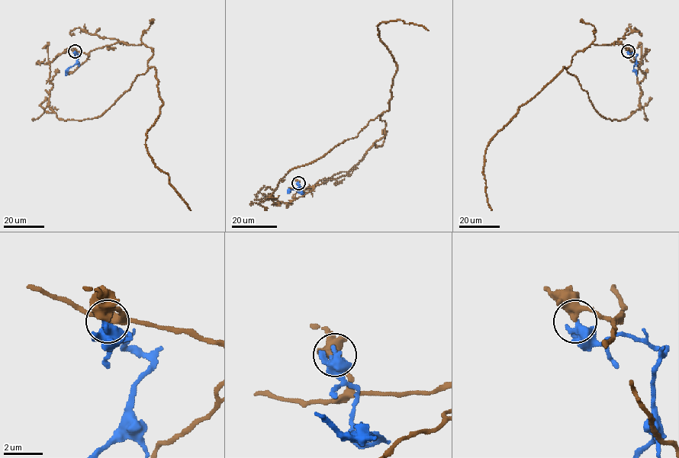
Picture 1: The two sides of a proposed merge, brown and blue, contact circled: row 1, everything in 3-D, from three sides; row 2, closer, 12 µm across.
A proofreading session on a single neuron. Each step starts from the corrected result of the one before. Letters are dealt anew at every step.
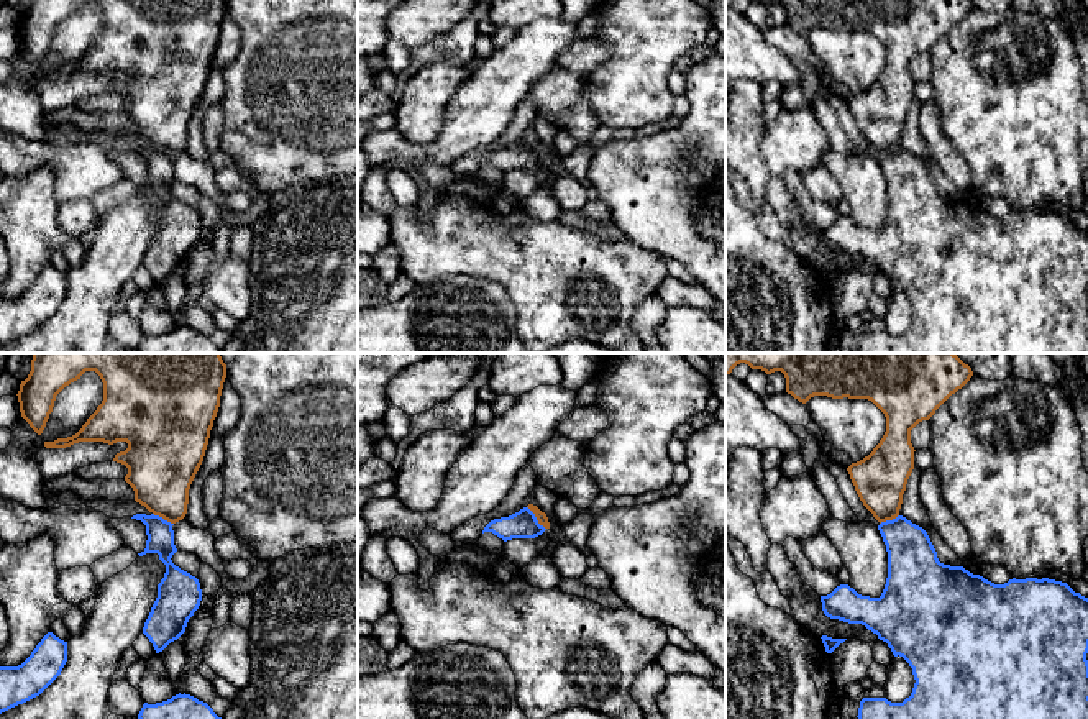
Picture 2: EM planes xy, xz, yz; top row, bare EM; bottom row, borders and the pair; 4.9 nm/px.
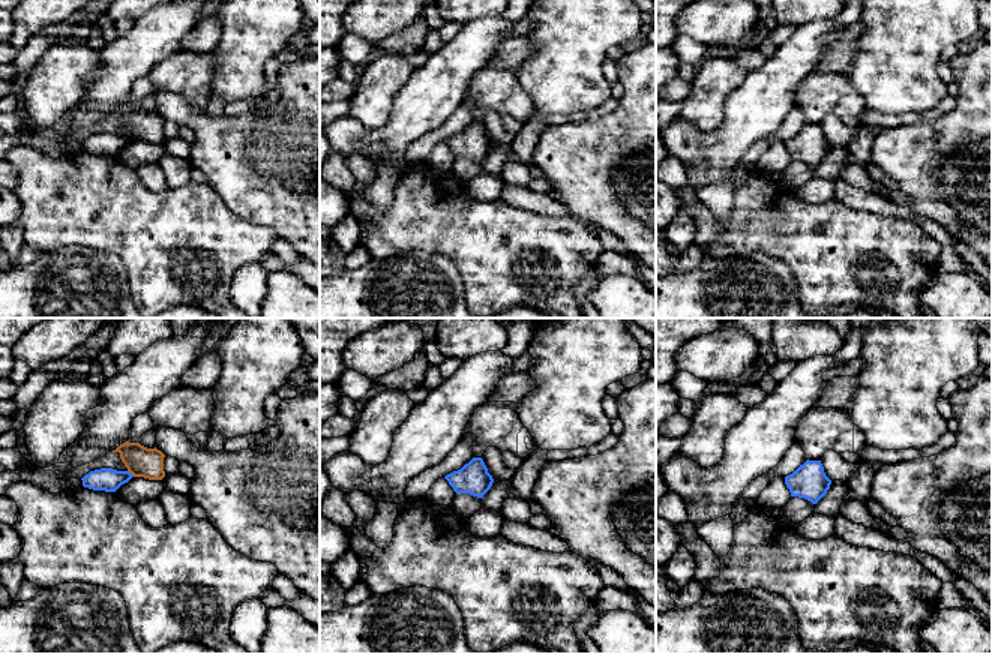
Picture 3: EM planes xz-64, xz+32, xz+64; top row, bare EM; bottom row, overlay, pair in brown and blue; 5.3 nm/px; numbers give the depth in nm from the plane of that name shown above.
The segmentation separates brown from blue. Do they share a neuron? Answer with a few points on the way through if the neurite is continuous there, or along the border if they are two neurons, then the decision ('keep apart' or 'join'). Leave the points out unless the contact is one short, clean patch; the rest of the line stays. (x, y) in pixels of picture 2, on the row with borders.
border along xz (527, 506), (545, 529); keep apart

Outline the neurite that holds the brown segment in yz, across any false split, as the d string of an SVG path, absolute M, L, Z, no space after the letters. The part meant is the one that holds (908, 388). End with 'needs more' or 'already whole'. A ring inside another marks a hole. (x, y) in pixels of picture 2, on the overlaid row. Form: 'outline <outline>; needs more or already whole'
outline M725 353L725 374L745 363L766 374L781 371L786 392L806 404L814 396L868 399L886 417L886 432L873 451L847 471L863 506L881 524L899 515L903 494L914 469L911 430L929 420L973 371L955 353Z; already whole

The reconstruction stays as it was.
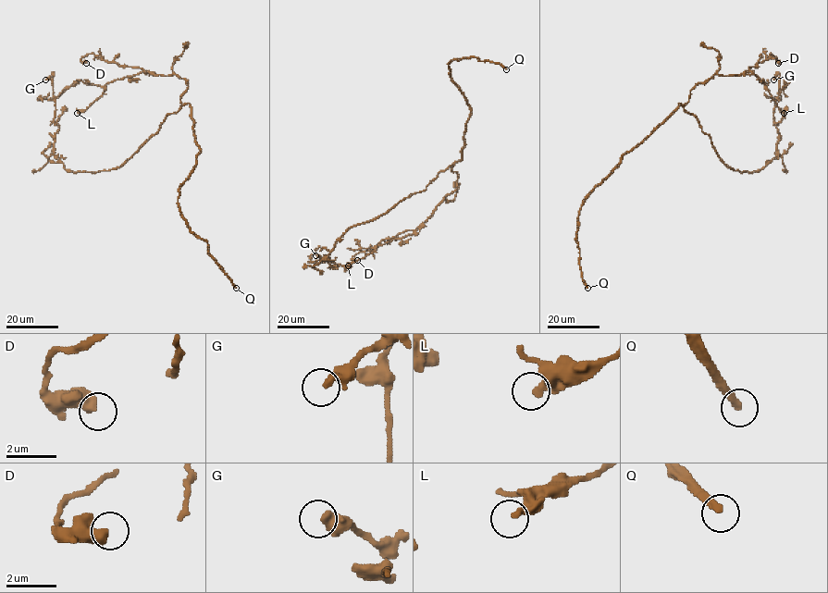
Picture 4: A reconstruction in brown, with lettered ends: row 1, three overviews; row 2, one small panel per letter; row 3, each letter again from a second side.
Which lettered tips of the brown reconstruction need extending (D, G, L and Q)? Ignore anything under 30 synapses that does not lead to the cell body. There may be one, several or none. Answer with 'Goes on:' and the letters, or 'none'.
Goes on: Q

